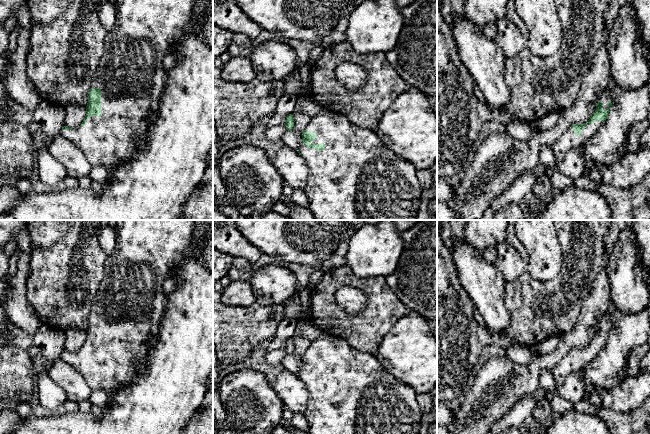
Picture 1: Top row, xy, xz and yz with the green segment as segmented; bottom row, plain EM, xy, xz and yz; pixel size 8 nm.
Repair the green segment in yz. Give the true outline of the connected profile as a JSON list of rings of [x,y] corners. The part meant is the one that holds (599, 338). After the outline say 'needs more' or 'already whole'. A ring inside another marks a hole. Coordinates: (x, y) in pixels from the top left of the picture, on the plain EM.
[[[610,303],[609,309],[601,317],[596,334],[590,343],[584,348],[572,348],[553,368],[552,375],[555,386],[562,385],[567,376],[577,374],[579,369],[583,370],[598,355],[607,343],[609,333],[615,324],[617,315],[616,308]]] | needs more

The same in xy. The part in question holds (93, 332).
[[[117,220],[115,225],[116,245],[114,252],[108,256],[104,265],[104,276],[97,290],[97,294],[91,306],[91,313],[88,317],[88,327],[86,330],[86,340],[78,353],[63,350],[61,359],[76,369],[84,378],[91,390],[102,390],[106,393],[114,393],[120,387],[127,386],[140,374],[149,352],[147,341],[152,335],[156,335],[165,312],[166,295],[163,292],[164,281],[173,276],[174,269],[183,260],[192,242],[193,228],[196,220]]] | needs more

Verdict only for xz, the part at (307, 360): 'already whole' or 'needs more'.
needs more

